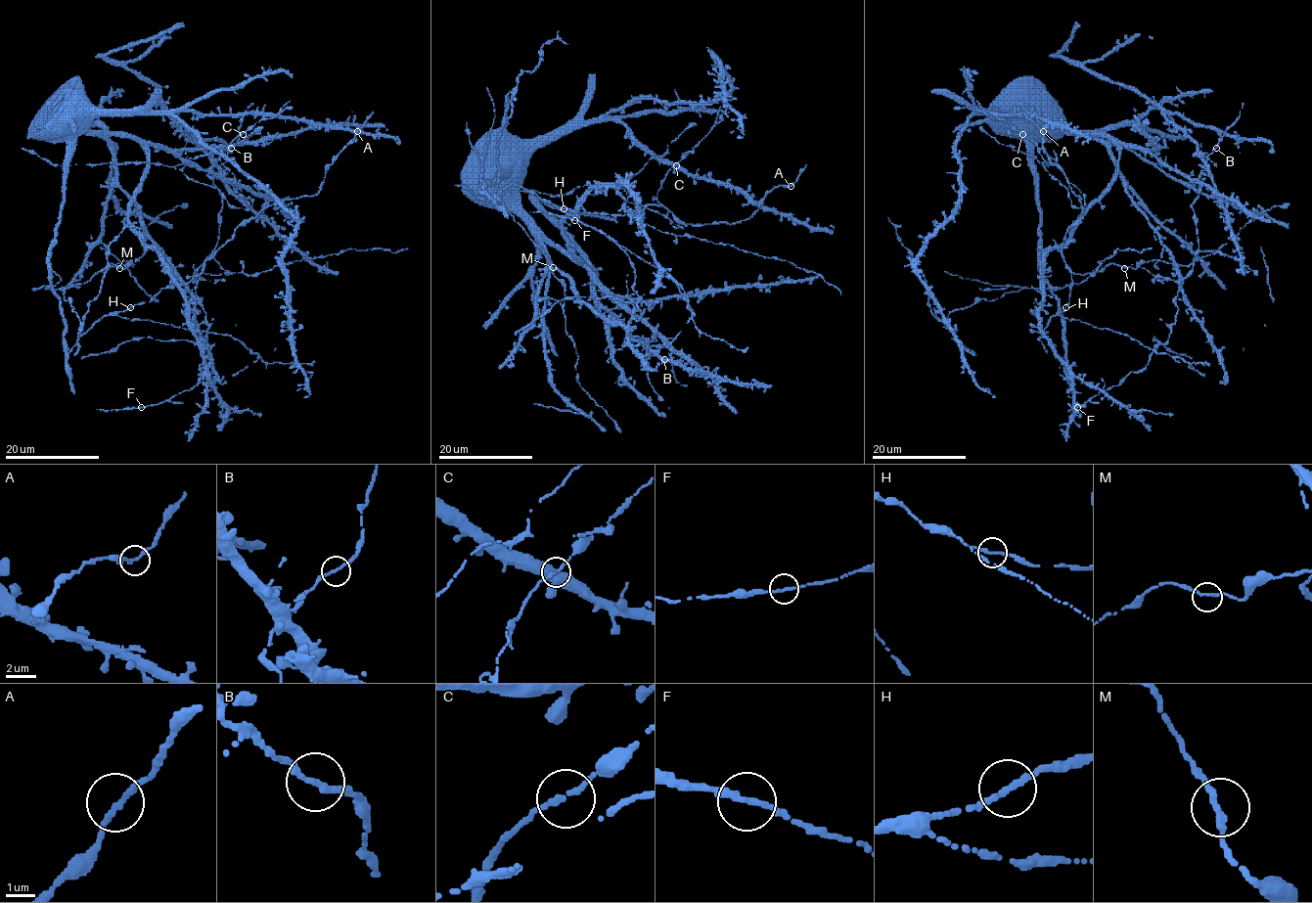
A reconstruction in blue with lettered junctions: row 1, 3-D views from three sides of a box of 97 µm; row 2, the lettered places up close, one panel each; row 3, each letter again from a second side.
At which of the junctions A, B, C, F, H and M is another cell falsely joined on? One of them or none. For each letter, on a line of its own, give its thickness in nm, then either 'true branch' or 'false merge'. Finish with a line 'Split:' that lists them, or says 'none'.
A: calibre 240 nm; true branch
B: calibre 220 nm; true branch
C: calibre 200 nm; true branch
F: calibre 240 nm; true branch
H: calibre 240 nm; true branch
M: calibre 220 nm; true branch
Split: none

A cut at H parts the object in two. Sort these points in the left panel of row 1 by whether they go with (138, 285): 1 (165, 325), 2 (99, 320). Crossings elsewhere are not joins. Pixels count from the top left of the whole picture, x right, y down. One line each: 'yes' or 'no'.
1: no
2: no

